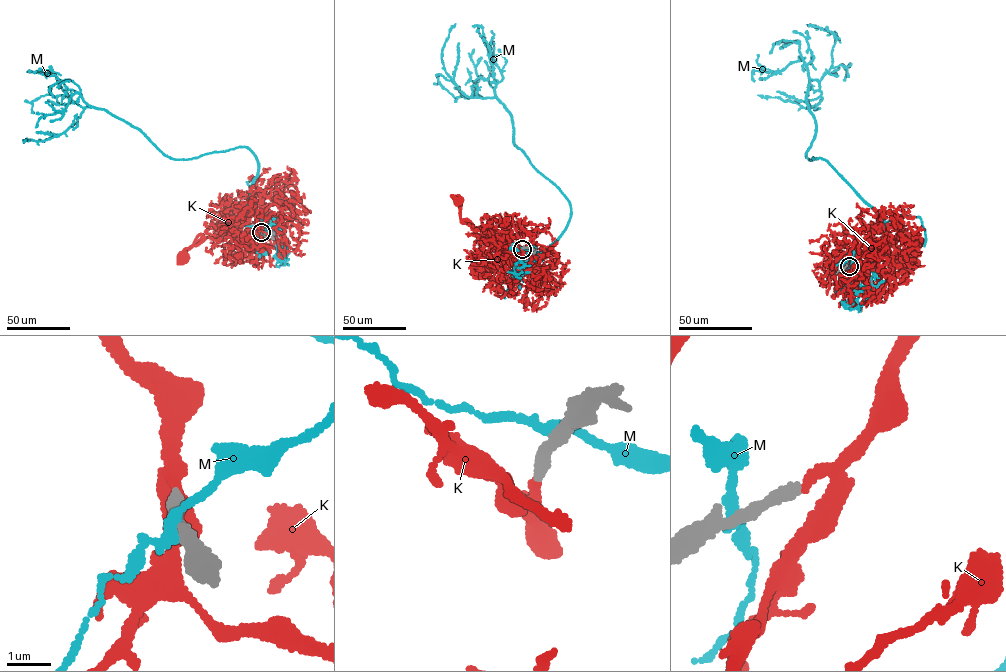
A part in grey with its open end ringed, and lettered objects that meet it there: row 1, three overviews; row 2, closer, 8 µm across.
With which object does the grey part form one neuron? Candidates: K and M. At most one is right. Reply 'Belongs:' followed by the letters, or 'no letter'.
Belongs: K

